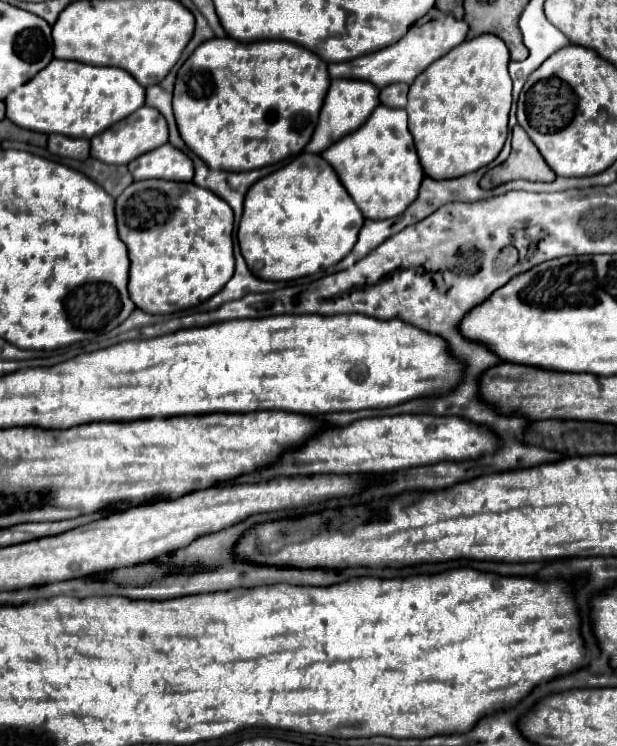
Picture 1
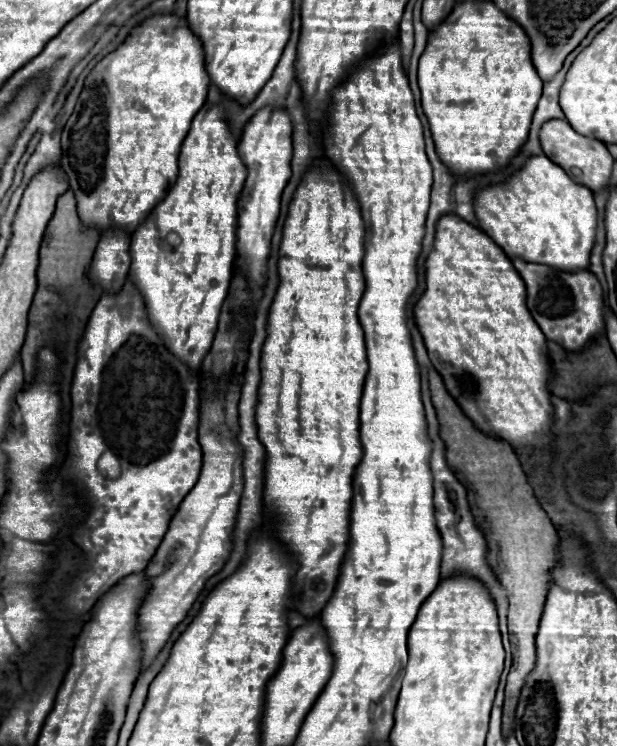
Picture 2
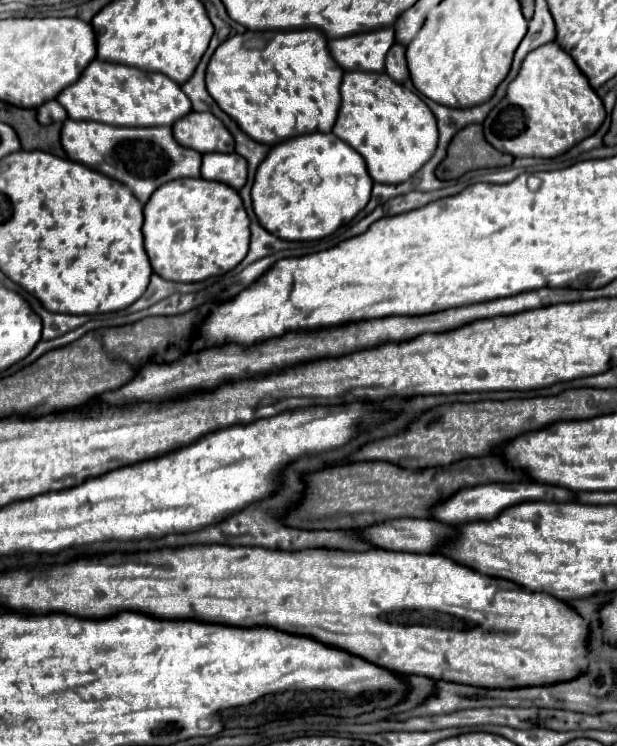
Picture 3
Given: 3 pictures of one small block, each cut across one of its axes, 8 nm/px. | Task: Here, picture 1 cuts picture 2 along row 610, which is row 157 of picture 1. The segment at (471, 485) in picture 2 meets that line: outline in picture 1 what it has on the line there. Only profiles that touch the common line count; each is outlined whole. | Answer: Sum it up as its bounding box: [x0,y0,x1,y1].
[480,126,556,190]

